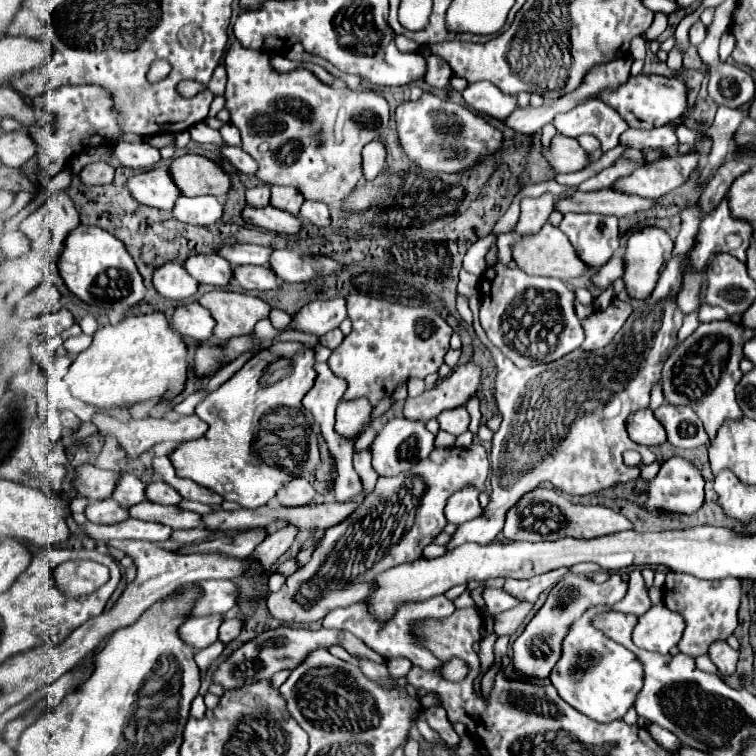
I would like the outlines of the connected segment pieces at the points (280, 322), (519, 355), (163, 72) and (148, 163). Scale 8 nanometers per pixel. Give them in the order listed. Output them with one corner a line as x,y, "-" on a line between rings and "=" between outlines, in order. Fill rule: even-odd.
270,310
270,322
272,322
272,326
274,328
278,328
278,330
284,330
286,326
288,326
288,322
290,322
292,318
284,312
284,310
=
490,266
480,282
480,324
490,342
518,368
554,362
584,342
582,324
574,312
574,292
558,278
526,276
520,268
-
552,330
552,348
550,348
=
154,62
154,64
150,66
150,72
146,74
146,78
148,78
148,82
158,82
158,80
166,78
168,72
170,72
170,66
168,66
168,64
164,64
164,62
=
120,142
114,148
114,156
122,166
136,170
148,170
160,162
158,148
148,142

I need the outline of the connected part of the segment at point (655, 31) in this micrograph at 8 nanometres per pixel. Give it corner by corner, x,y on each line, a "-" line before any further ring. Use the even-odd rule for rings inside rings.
656,12
656,14
654,14
654,22
652,22
652,26
646,30
644,38
646,38
646,40
656,40
656,38
666,30
666,26
668,26
668,16
666,16
664,12

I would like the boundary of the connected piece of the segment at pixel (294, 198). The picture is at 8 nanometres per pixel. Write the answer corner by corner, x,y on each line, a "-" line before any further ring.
278,186
278,188
272,188
270,204
276,206
276,208
280,208
280,210
298,214
302,202
304,202
304,196
302,196
296,188
290,188
290,186

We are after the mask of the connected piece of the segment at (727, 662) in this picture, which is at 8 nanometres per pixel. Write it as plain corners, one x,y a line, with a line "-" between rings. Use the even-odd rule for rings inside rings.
718,640
710,646
710,658
718,666
720,674
734,674
738,662
738,650
730,648
726,642

